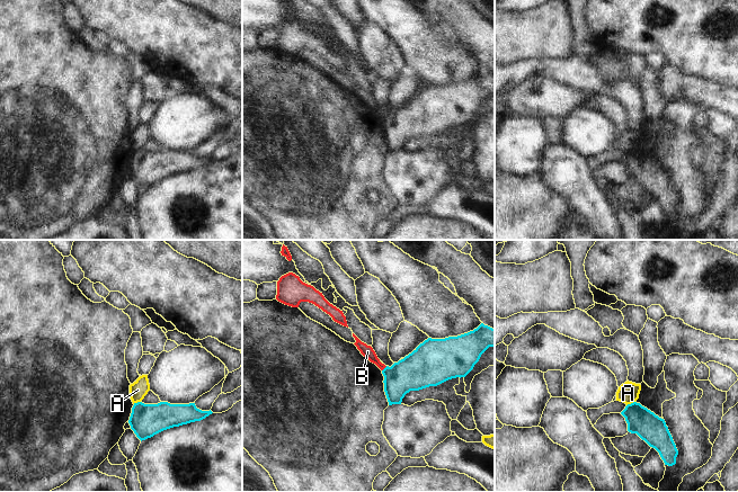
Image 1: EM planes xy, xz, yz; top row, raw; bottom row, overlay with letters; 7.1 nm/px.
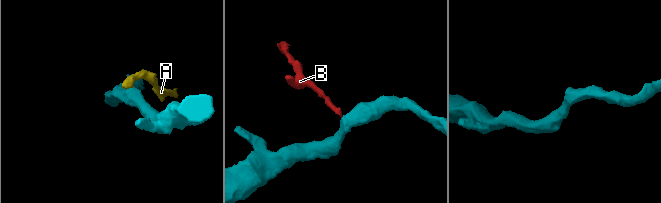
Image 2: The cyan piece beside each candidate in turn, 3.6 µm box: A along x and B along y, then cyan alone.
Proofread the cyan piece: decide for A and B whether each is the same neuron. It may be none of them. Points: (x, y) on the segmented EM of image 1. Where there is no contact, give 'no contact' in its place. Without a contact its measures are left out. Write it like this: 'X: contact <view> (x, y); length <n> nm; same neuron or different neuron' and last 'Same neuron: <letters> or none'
A: contact yz (631, 403); length 70 nm; different neuron
B: contact xz (384, 368); length 50 nm; different neuron
Same neuron: none

